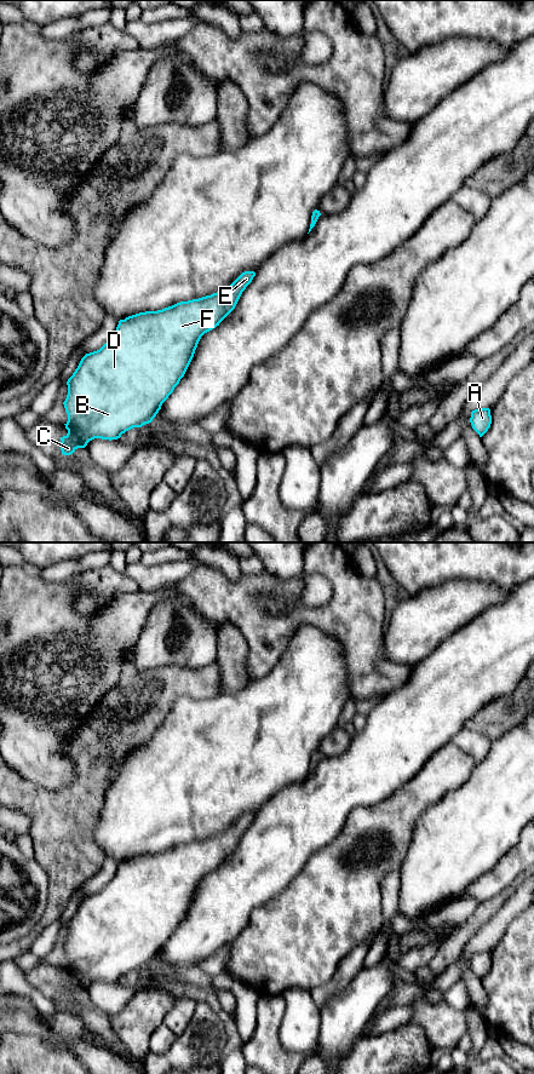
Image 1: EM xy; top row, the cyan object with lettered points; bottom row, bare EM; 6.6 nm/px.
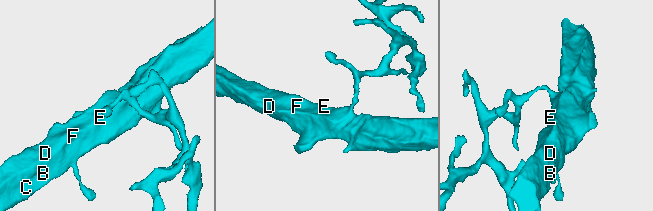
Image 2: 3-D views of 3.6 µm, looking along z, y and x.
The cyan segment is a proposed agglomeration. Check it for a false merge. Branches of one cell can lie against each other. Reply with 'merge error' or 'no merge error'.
no merge error

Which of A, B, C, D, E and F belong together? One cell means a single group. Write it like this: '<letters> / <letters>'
A B C D E F

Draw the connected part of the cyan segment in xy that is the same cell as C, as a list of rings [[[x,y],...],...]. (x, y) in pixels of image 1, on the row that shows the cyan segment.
[[[245,271],[230,286],[211,295],[120,320],[113,337],[99,350],[86,354],[67,381],[68,395],[63,404],[68,414],[68,421],[64,424],[68,433],[61,437],[62,454],[70,455],[77,448],[85,448],[94,438],[117,440],[133,427],[151,423],[184,377],[201,337],[219,326],[235,309],[242,292],[254,276],[254,271]]]

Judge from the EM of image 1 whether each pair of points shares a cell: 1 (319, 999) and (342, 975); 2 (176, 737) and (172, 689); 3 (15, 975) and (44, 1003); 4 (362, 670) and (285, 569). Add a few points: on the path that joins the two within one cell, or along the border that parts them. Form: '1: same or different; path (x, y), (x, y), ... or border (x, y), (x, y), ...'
1: same; path (325, 993), (337, 981)
2: different; border (201, 699), (181, 696), (156, 727)
3: same; path (19, 982), (36, 998)
4: different; border (304, 555), (302, 575), (281, 579), (265, 569)

